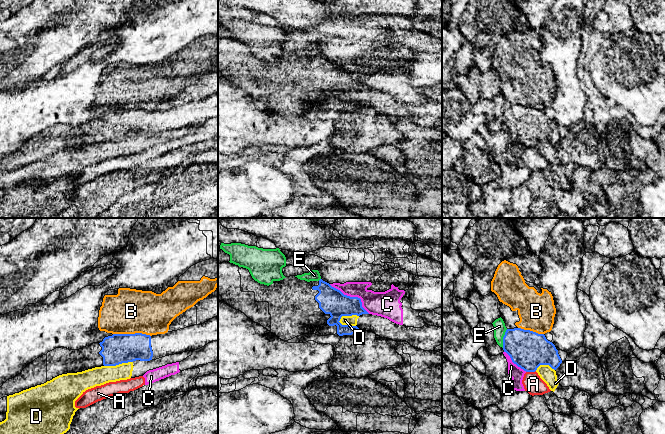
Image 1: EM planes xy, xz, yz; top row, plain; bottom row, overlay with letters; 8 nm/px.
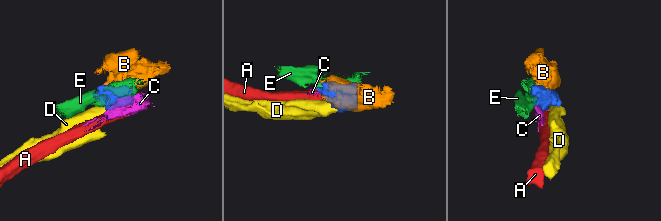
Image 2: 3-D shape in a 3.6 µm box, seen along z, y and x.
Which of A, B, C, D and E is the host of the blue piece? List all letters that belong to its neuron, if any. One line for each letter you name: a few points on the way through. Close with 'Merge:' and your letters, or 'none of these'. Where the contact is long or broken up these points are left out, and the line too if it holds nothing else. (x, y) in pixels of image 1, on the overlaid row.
Merge: none of these

